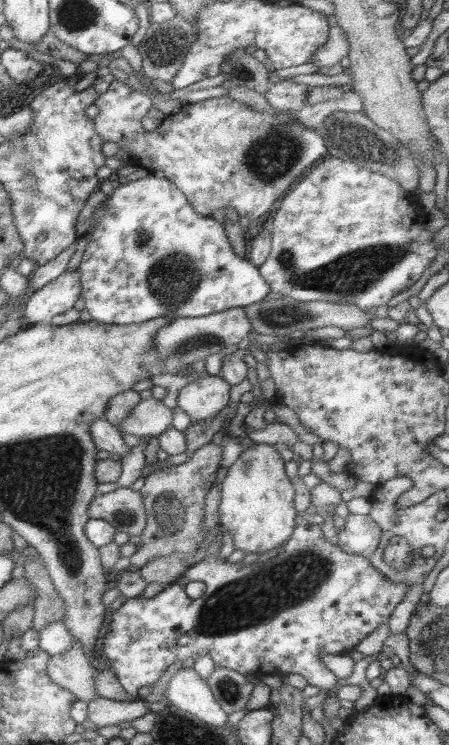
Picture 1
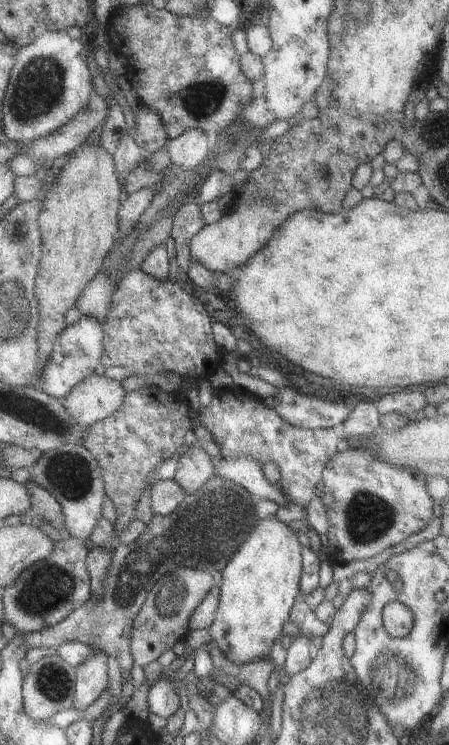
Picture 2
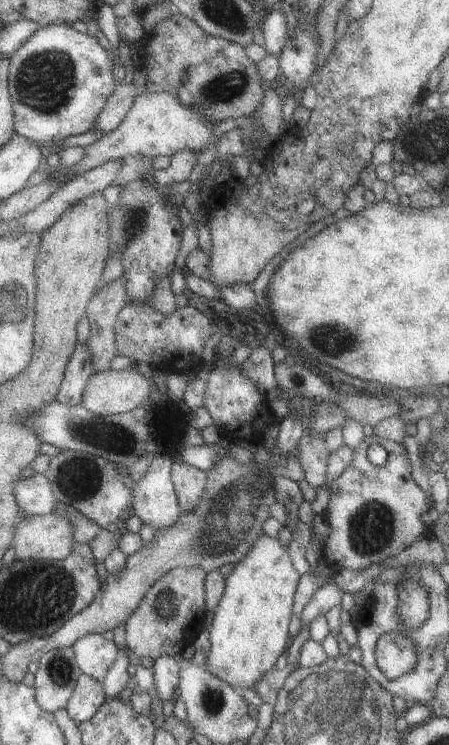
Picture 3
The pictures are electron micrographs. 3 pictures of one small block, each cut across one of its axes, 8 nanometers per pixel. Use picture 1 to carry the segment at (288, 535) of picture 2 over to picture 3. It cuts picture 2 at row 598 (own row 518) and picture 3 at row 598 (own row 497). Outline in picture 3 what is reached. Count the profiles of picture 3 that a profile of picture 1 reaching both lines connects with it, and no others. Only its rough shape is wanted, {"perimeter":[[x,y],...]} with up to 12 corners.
{"perimeter":[[289,546],[233,564],[205,664],[241,692],[289,648]]}

